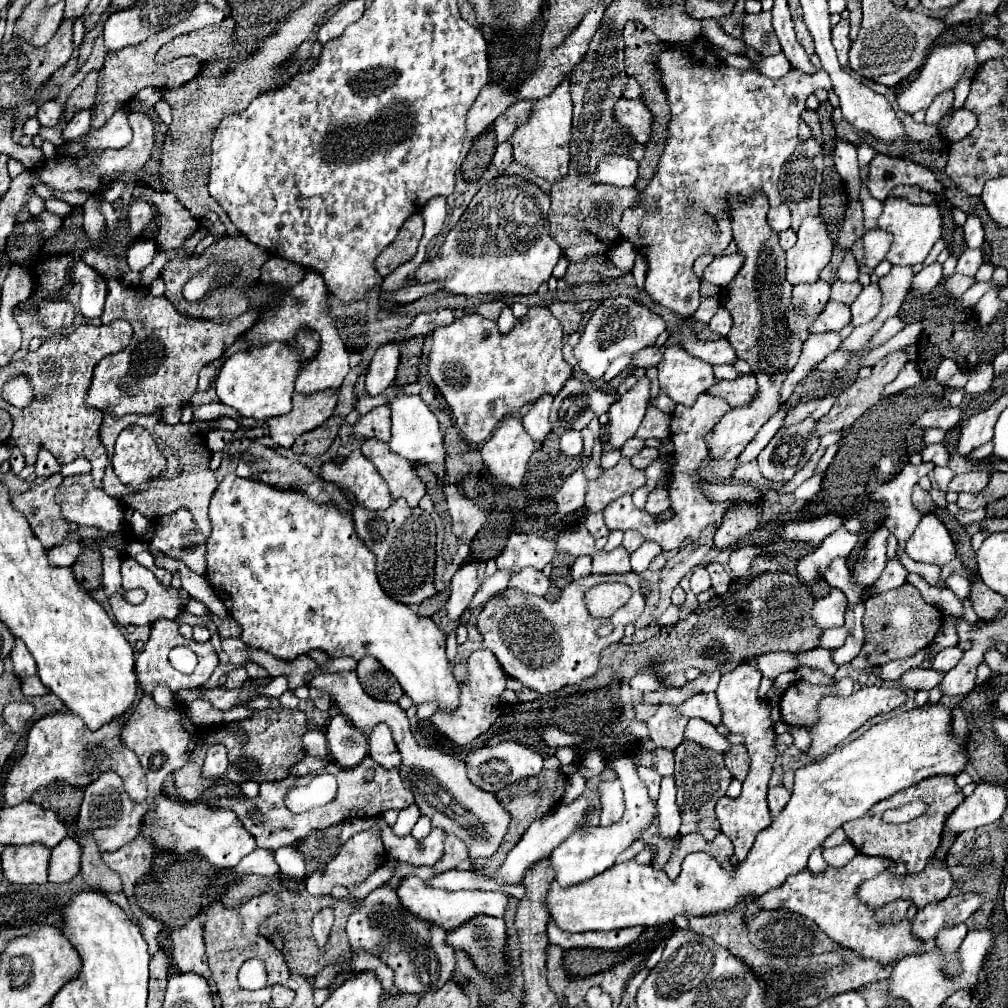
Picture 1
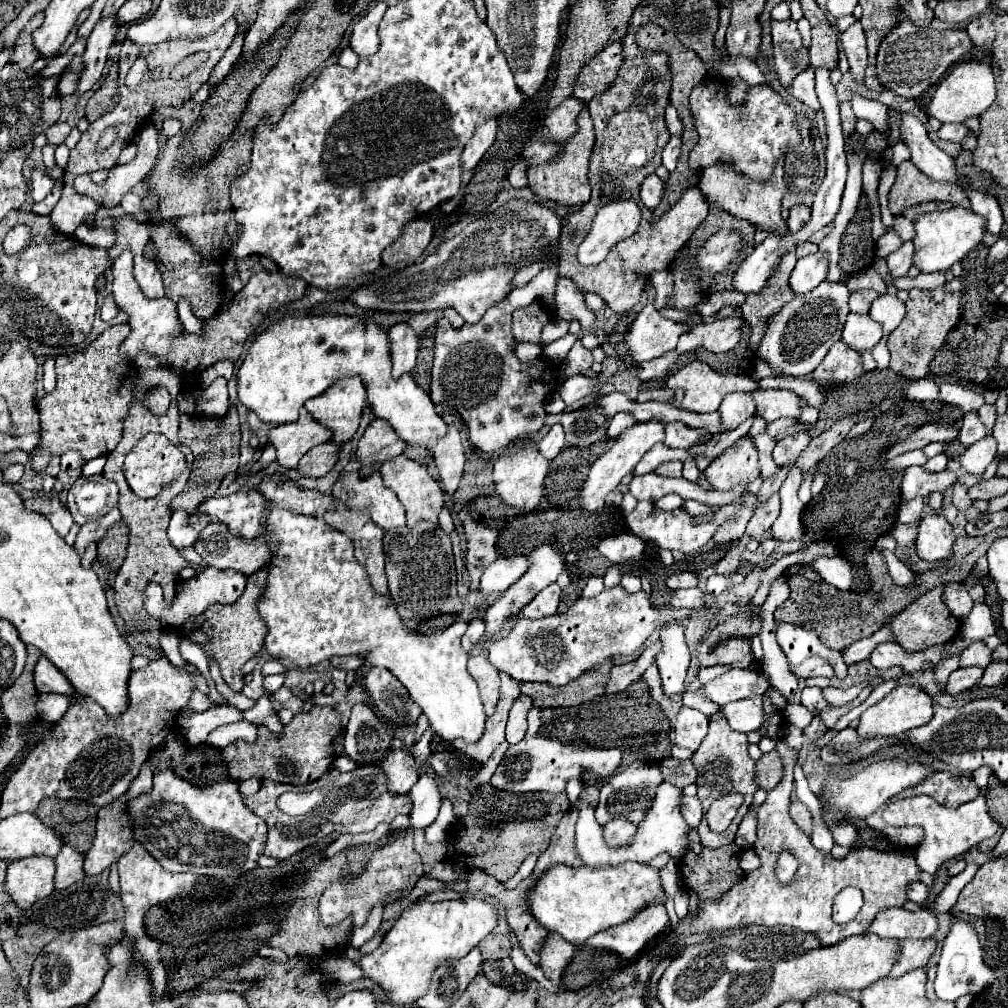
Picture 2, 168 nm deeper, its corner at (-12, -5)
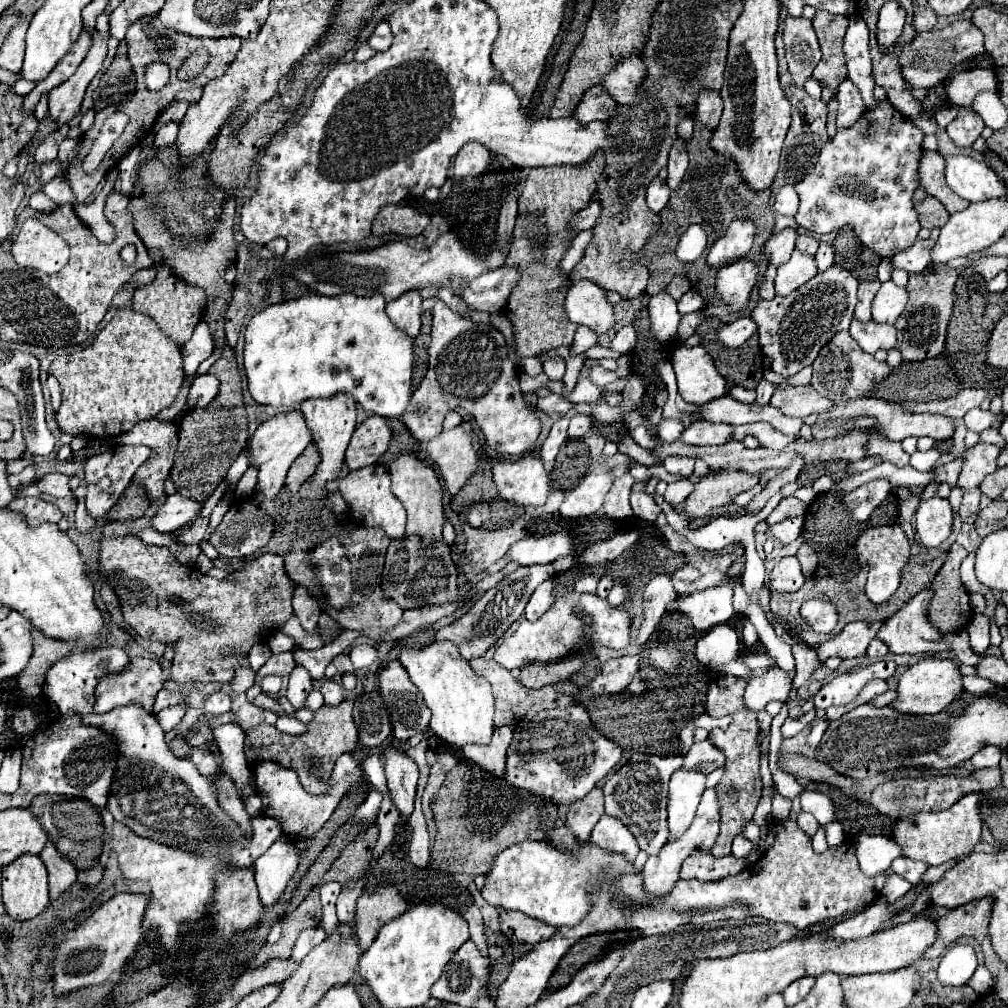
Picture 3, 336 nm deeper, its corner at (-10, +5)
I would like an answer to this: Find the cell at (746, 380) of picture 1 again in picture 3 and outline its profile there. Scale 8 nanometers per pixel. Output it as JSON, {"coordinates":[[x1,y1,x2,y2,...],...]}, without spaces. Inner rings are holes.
{"coordinates":[[778,385,774,389,770,403,778,407,784,415,800,419,808,417,810,413,824,413,832,407,830,399,820,397,814,391,814,387,804,387,804,385,788,385,788,387]]}

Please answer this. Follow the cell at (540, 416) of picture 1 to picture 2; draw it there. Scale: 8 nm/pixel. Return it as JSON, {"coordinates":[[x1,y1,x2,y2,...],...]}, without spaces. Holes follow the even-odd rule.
{"coordinates":[[556,423,550,433,536,445,538,451,548,457,548,461,552,461,564,447,566,447,566,441,564,441,564,431,562,431,562,425]]}

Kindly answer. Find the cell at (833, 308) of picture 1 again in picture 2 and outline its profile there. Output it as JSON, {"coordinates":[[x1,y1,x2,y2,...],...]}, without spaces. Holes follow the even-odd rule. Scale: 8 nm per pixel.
{"coordinates":[[856,313,848,315,848,321,842,331,842,341,846,341,858,353,872,351,874,345,882,337,884,337,884,333,882,333,880,325,876,321,872,321,870,315,856,315]]}

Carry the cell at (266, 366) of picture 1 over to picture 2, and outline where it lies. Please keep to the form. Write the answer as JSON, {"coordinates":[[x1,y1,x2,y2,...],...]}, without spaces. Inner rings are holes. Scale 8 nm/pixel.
{"coordinates":[[288,315,288,317,282,317,282,319,274,321,274,323,272,323,270,327,266,327,264,331,260,331,260,333,256,335,256,339,252,341,252,345,250,345,248,355,246,355,244,363,242,363,242,367,238,369,238,399,240,399,242,405,246,405,250,411,254,411,254,413,256,413,262,421,266,421,266,423,278,423,278,425,280,425,280,423,292,423,292,421,298,419,298,411,300,411,300,407,302,407,308,399,322,395,334,381,338,381,338,379,348,379,348,377,358,377,358,379,364,383,364,387,366,387,366,391,368,391,368,407,372,409,374,417,388,421,388,423,392,425,392,429,400,435,400,439,404,439,408,445,430,447,430,445,434,445,440,437,444,437,448,425,446,425,444,419,436,413,436,407,434,407,430,395,424,393,424,391,414,383,414,379,412,379,410,373,404,373,404,375,400,375,398,379,392,377,392,357,390,357,390,337,388,337,388,333,386,333,378,323,374,323,374,321,364,323,364,321,360,321,358,317,348,317,348,315,306,315,306,317]]}

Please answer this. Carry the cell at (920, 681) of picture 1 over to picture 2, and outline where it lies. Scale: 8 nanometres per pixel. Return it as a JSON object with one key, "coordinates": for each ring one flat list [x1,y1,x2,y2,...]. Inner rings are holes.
{"coordinates":[[960,667,960,669,956,669,948,679,948,685,946,685,948,693,956,695,960,691,966,691,966,689,978,685,980,679,982,679,982,673,984,671,980,667]]}

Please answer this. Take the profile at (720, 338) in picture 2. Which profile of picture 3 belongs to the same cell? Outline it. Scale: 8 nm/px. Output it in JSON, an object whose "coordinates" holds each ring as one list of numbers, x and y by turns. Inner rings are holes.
{"coordinates":[[738,317,722,325,716,333,716,339,726,347,740,347,744,341,752,337,754,331,756,331,756,323,750,317]]}

